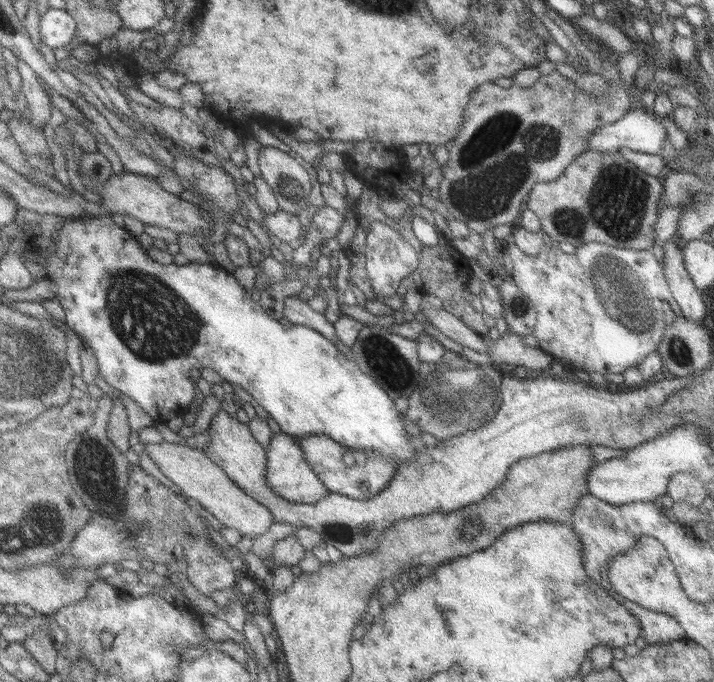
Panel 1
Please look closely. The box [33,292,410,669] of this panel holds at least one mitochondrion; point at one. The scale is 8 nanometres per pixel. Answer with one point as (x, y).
(384, 360)

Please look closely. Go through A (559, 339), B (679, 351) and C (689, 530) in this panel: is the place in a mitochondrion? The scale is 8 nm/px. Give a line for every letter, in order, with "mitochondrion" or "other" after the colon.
A: other
B: mitochondrion
C: other

